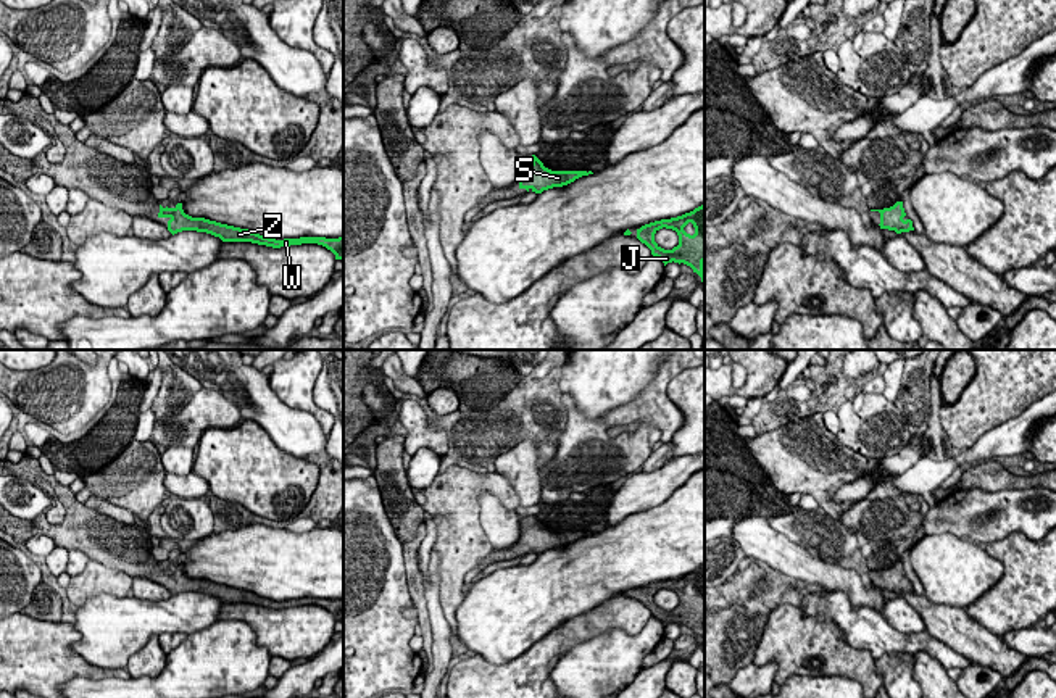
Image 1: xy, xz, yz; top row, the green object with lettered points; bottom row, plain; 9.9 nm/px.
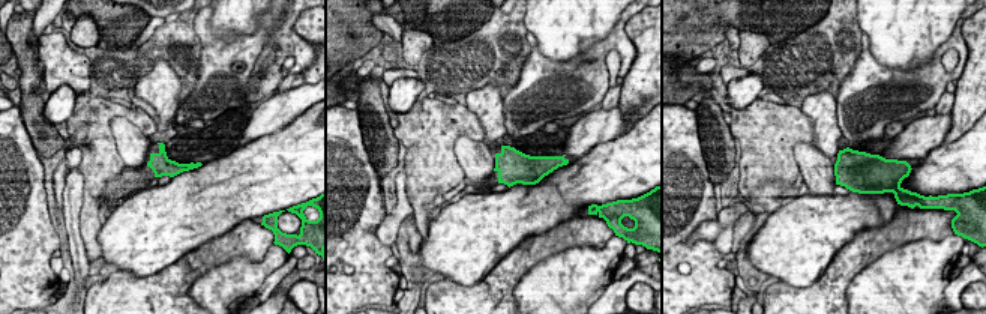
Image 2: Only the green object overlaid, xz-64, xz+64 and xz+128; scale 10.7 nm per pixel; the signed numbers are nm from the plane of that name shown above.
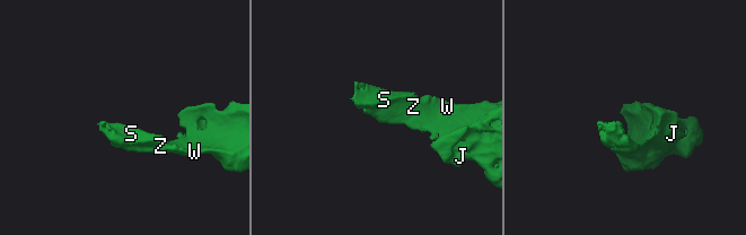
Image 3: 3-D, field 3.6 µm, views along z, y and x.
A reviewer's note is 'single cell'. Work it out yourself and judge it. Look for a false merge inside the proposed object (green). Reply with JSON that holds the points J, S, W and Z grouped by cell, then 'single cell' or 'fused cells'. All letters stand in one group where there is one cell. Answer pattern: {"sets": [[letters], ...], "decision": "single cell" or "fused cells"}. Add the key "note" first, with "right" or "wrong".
{"note": "right", "sets": [["J", "S", "W", "Z"]], "decision": "single cell"}

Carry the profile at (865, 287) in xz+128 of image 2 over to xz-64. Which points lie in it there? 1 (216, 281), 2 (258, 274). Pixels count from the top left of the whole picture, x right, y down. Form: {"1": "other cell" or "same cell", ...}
{"1": "same cell", "2": "same cell"}

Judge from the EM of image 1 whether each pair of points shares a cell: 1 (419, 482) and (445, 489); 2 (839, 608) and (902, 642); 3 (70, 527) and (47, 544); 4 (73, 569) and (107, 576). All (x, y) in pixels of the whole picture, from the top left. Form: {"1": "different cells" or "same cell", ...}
{"1": "different cells", "2": "same cell", "3": "different cells", "4": "different cells"}

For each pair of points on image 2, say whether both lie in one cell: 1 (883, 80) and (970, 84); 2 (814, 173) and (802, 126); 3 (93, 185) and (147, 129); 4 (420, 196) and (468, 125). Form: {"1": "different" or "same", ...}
{"1": "different", "2": "different", "3": "same", "4": "same"}

